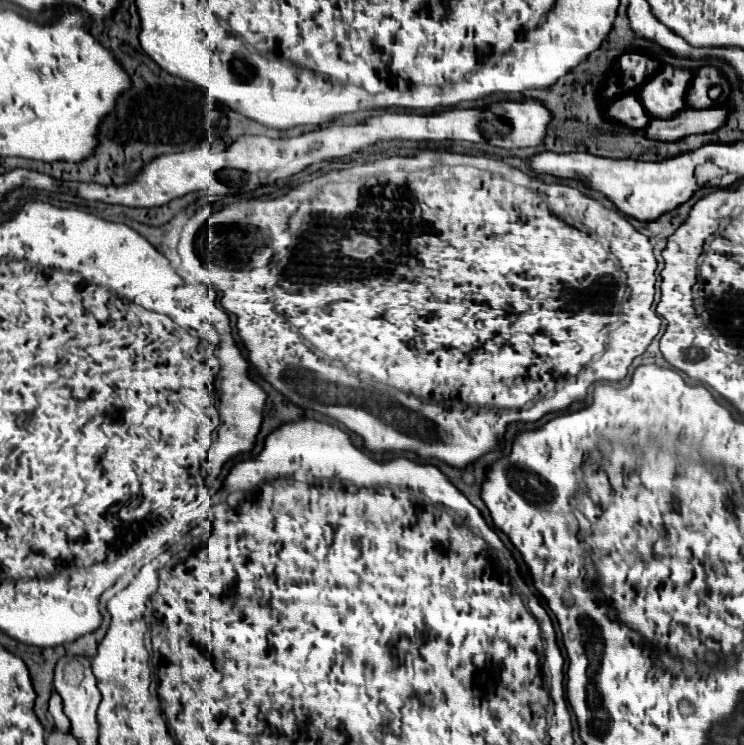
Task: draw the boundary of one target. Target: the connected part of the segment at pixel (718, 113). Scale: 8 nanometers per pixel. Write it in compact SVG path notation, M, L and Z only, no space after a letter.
M712 107L712 109L682 109L672 119L650 119L644 129L644 135L650 141L678 141L682 137L694 133L712 133L720 125L724 125L728 107Z

